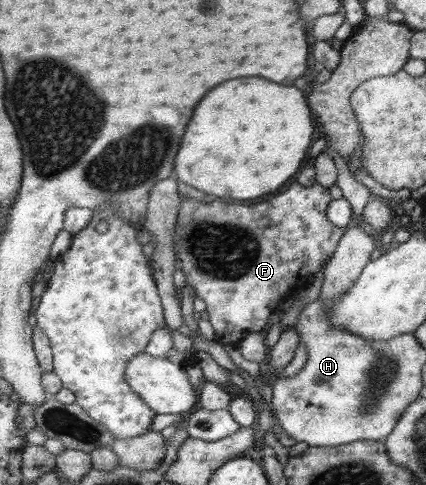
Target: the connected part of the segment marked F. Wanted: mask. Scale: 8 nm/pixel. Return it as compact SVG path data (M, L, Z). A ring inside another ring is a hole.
M293 183L285 193L279 193L263 203L255 203L255 205L225 205L221 201L213 201L213 203L205 203L192 198L181 198L179 204L179 214L176 216L176 225L172 239L174 241L174 255L178 260L177 264L179 269L186 277L186 284L192 289L199 299L202 299L206 305L207 313L209 314L210 324L215 330L215 341L221 344L237 344L245 339L249 333L260 332L265 324L268 323L269 315L274 313L279 306L281 306L288 298L294 296L310 285L310 281L319 273L319 269L325 268L329 259L338 247L338 241L341 240L345 229L332 225L331 221L327 218L327 207L332 200L329 190L317 183L311 186L303 186L299 183Z

